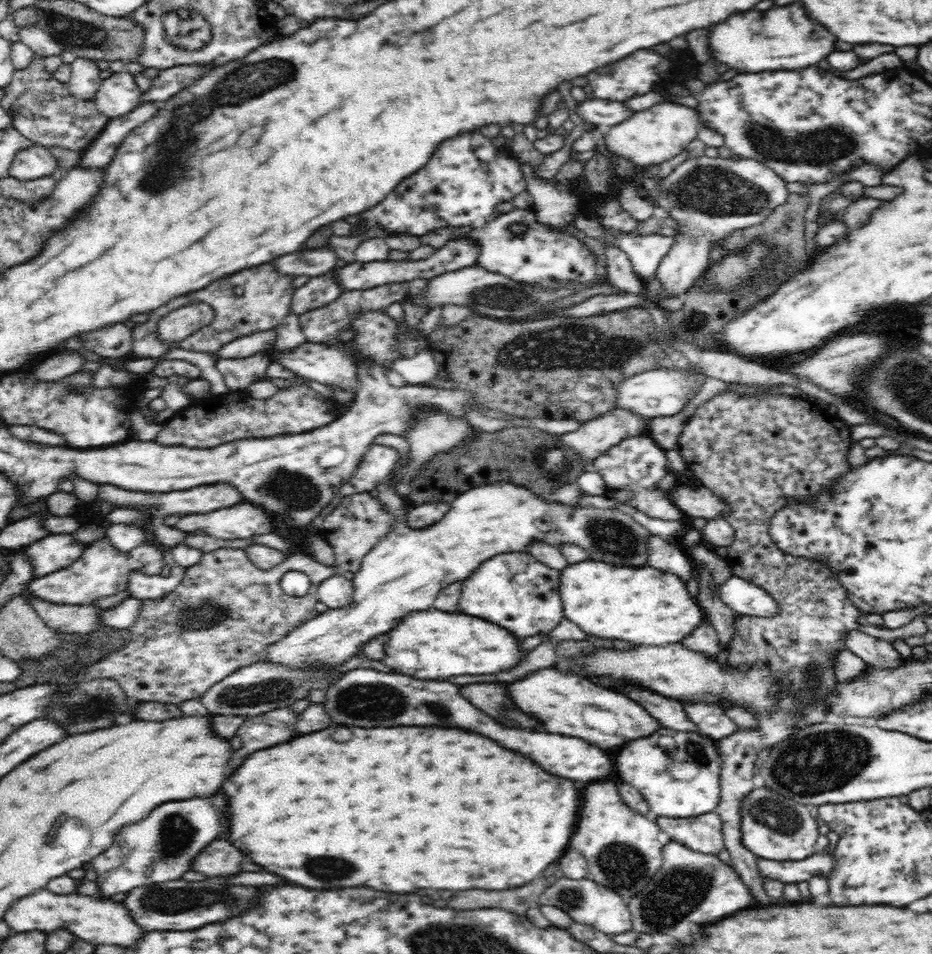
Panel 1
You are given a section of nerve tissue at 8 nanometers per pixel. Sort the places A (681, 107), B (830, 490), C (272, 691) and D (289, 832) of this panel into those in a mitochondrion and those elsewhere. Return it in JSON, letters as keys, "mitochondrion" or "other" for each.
{"A":"other","B":"other","C":"mitochondrion","D":"other"}

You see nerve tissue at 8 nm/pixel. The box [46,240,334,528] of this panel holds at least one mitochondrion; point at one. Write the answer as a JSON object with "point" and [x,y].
{"point":[291,488]}

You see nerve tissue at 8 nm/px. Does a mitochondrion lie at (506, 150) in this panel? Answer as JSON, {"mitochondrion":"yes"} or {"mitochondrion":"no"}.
{"mitochondrion":"no"}

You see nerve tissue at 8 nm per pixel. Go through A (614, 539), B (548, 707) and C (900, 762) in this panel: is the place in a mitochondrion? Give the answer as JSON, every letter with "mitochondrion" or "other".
{"A":"mitochondrion","B":"other","C":"other"}

